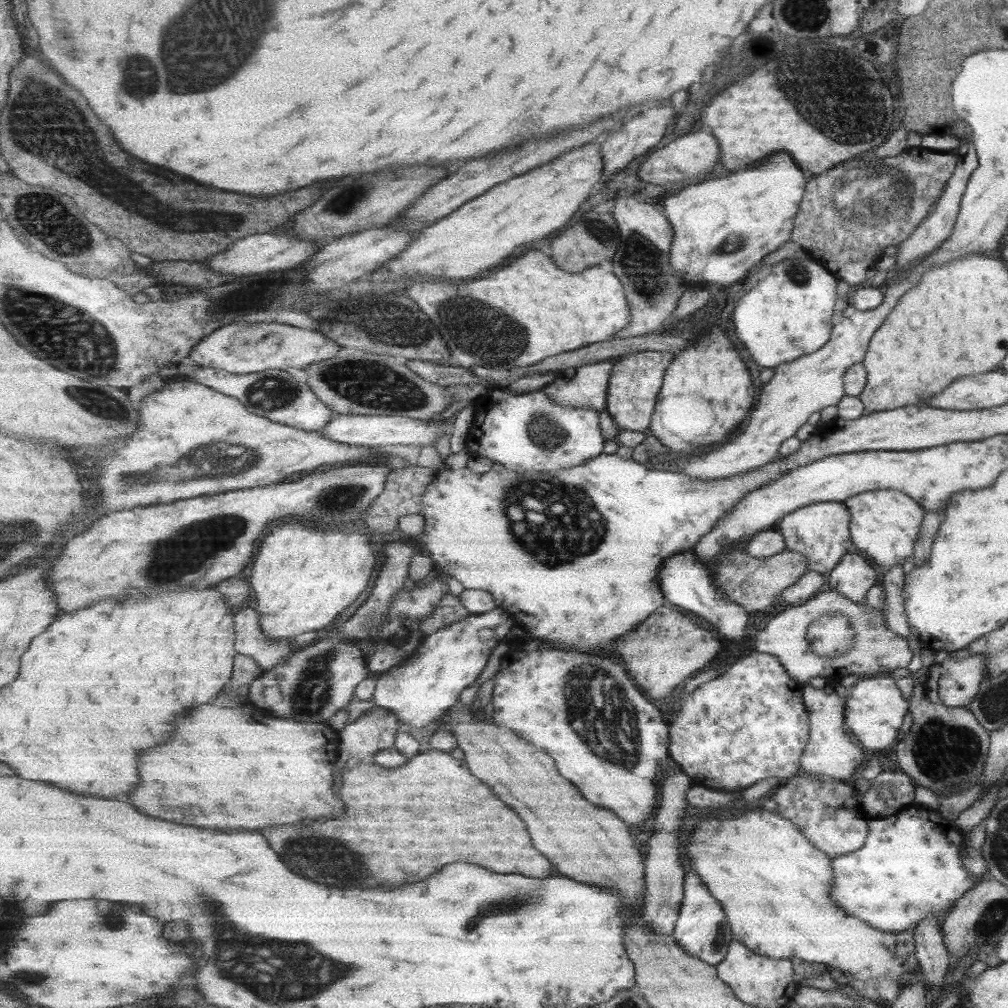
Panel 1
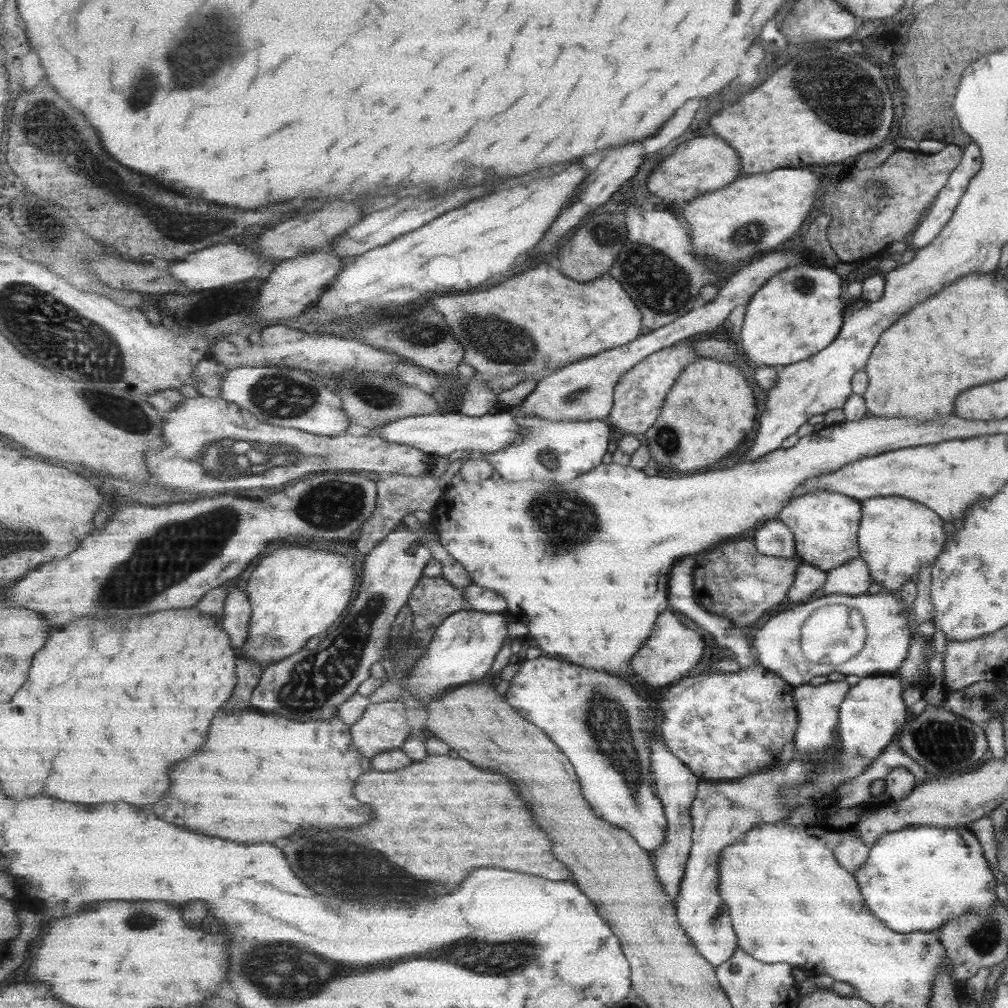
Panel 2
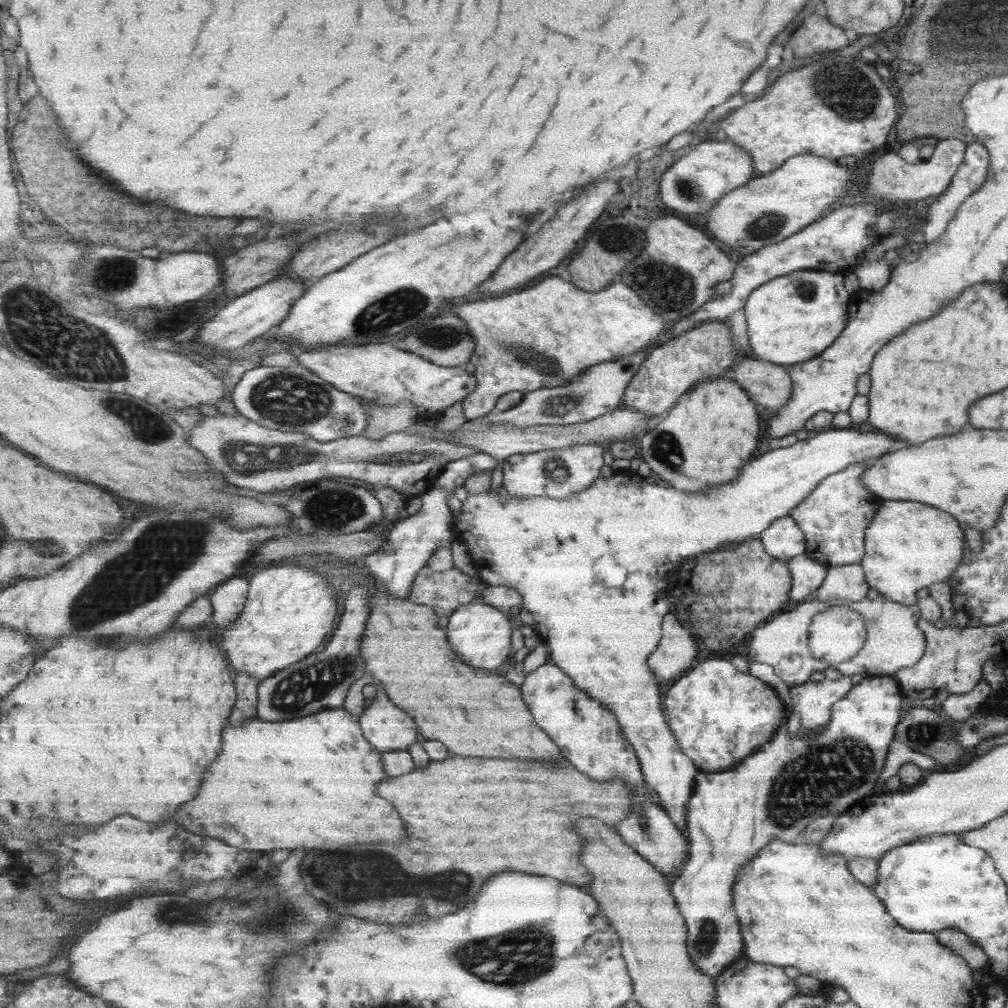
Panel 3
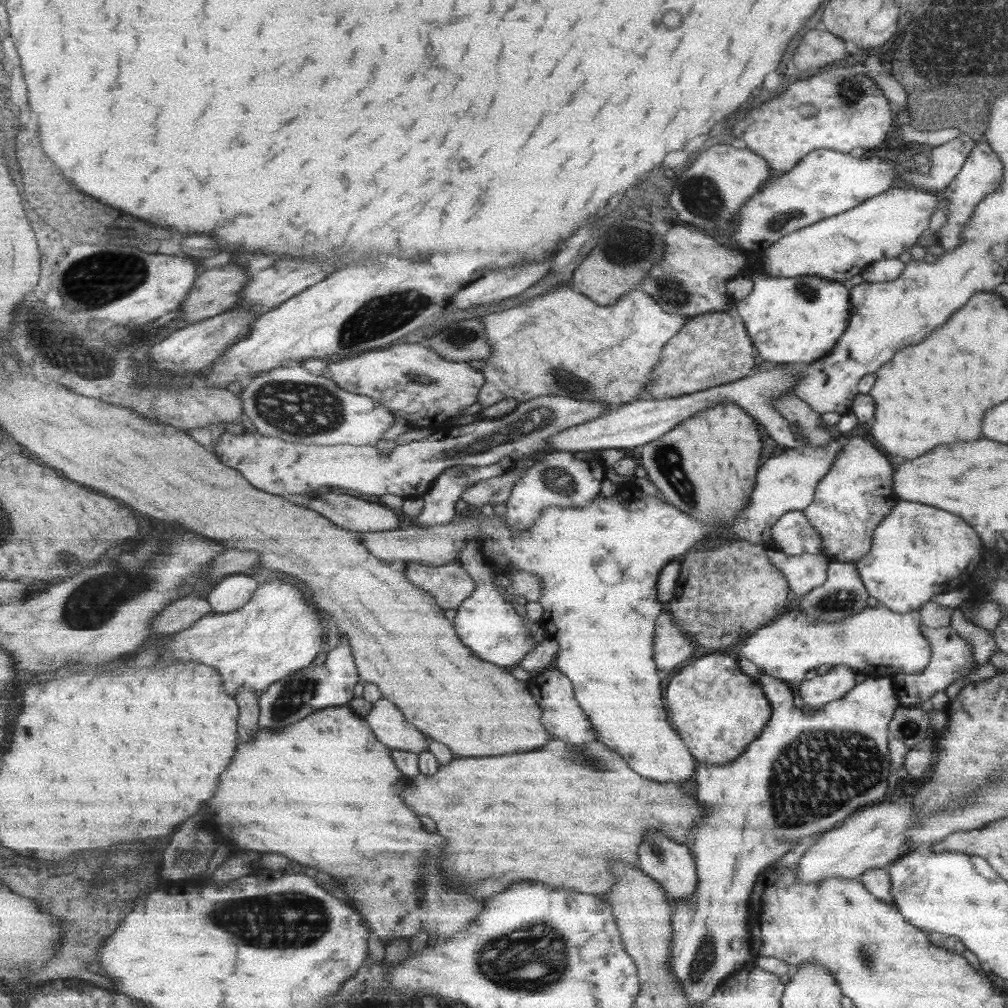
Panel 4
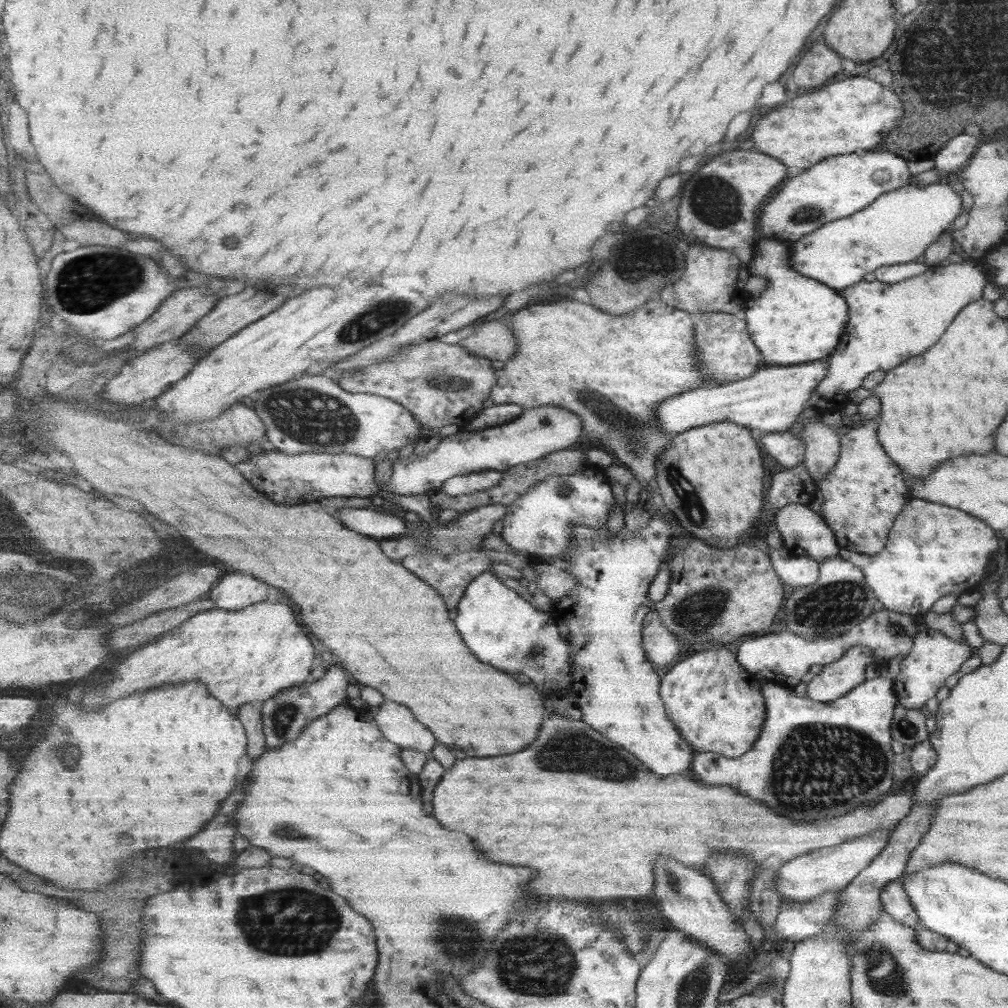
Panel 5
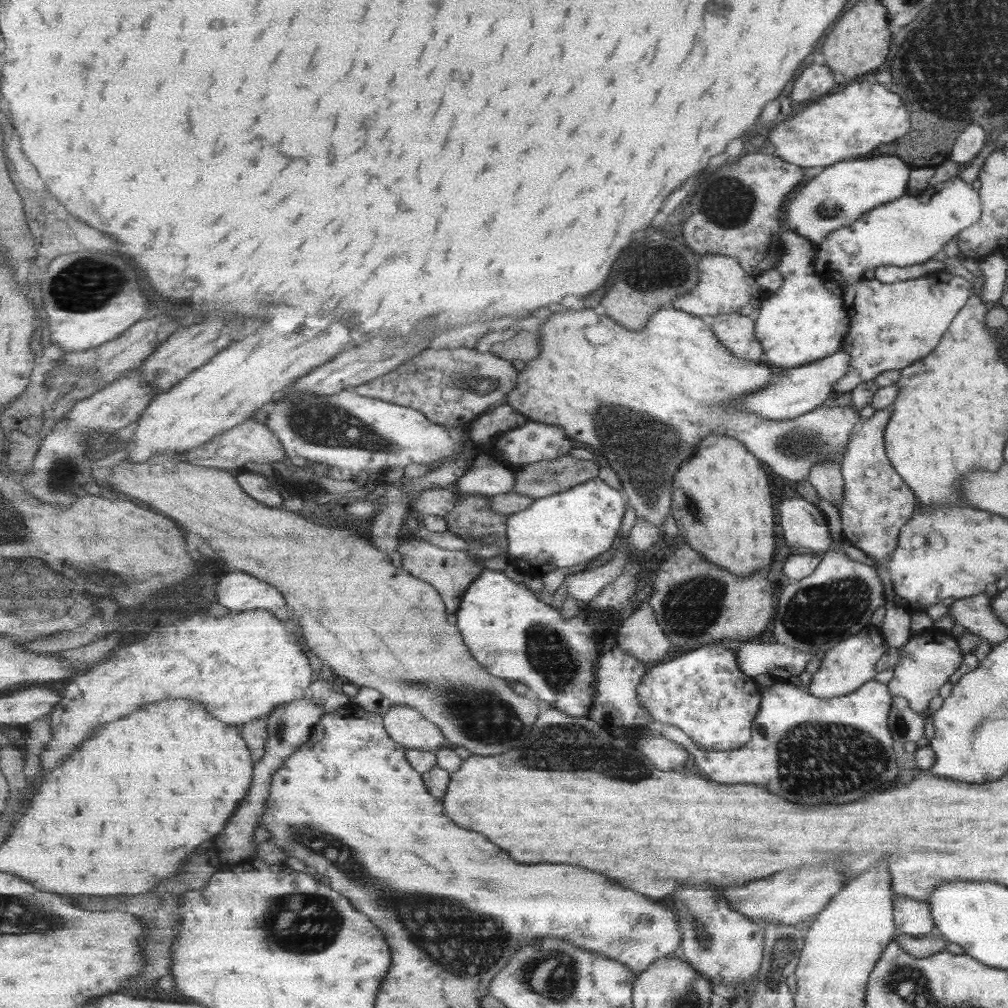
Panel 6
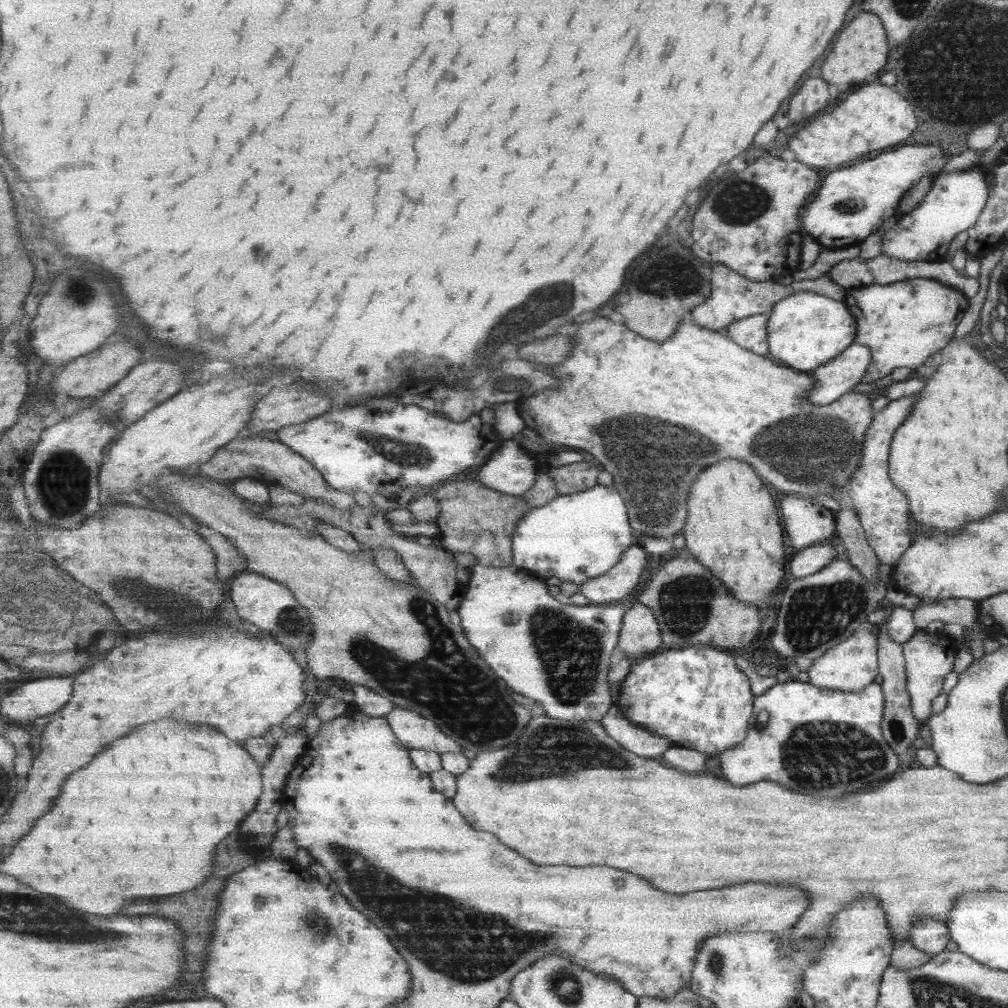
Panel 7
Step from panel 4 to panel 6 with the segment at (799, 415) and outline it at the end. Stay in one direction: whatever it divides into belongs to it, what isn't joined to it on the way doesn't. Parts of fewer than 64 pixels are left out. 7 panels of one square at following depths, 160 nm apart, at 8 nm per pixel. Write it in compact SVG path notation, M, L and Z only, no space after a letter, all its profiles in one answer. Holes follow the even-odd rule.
M822 460L812 464L806 480L813 486L820 498L834 507L842 501L843 479L839 461Z

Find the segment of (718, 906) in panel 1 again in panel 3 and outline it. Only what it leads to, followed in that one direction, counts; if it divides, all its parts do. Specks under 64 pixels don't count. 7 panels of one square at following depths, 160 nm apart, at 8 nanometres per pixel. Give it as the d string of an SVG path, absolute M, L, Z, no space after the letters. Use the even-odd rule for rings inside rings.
M889 675L863 677L847 694L833 703L829 722L811 736L799 732L789 736L785 722L777 728L777 736L763 744L761 752L753 752L735 767L723 772L700 772L696 788L688 804L688 857L679 875L671 879L672 893L688 924L688 949L696 965L709 976L716 978L737 962L744 942L737 921L734 903L734 886L743 863L755 858L772 839L797 842L801 832L813 820L827 815L839 815L857 800L873 794L873 786L883 768L883 762L894 738L899 710L904 708L902 693L896 679Z

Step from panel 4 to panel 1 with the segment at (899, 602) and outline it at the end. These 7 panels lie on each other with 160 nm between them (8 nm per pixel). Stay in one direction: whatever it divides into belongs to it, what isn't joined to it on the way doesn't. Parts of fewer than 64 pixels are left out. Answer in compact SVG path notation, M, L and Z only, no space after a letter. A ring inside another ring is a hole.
M892 489L860 492L844 500L843 504L850 514L850 541L857 548L857 554L871 558L877 568L885 571L896 564L902 565L913 552L925 510L904 492Z

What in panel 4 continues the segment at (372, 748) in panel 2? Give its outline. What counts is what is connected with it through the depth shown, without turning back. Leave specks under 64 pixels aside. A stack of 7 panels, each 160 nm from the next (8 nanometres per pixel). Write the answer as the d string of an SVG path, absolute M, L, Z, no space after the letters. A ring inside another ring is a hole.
M382 697L366 716L376 737L392 750L414 752L418 755L428 750L428 739L416 725L411 724L401 709Z

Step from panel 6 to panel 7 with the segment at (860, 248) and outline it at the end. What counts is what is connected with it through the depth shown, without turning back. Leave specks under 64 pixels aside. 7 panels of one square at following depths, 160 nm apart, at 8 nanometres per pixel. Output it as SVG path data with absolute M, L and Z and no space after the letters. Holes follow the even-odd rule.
M978 165L963 170L955 170L950 173L944 173L942 170L937 173L930 181L931 188L926 192L927 196L923 197L921 204L913 208L909 214L903 214L899 220L888 230L881 230L877 226L870 234L883 232L881 234L881 255L885 255L899 260L912 261L939 261L947 253L947 246L958 232L963 232L977 220L983 205L988 197L988 188L983 181L986 172Z

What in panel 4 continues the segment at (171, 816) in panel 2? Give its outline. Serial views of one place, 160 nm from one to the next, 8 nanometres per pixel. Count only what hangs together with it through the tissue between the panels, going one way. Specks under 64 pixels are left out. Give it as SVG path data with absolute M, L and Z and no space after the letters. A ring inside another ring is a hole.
M348 705L340 707L325 707L325 710L320 710L315 714L309 715L307 720L301 720L299 724L293 724L291 728L285 728L281 732L269 732L269 730L261 730L259 738L253 744L239 744L237 748L237 756L233 758L233 764L227 768L225 776L221 776L221 784L217 790L217 796L213 796L213 800L209 802L209 808L213 810L213 822L219 820L219 834L229 838L233 844L237 844L235 849L237 851L259 851L260 853L277 852L283 854L291 860L297 860L305 866L335 874L335 878L343 884L345 892L355 900L357 904L357 911L359 914L365 916L365 922L371 926L374 932L385 944L389 944L395 938L413 938L415 934L419 934L419 930L429 930L431 934L439 934L439 936L453 936L463 932L475 918L479 912L485 910L485 900L475 900L467 894L457 894L453 890L447 888L447 882L441 874L439 868L439 858L443 856L443 850L447 848L447 840L431 834L423 828L421 820L415 816L415 812L403 802L401 792L409 786L409 778L397 768L392 754L392 748L383 744L377 737L376 733L372 731L371 725L368 723L366 717L357 715L353 709ZM425 884L427 894L421 898L419 894L413 896L413 892L417 892L417 886Z

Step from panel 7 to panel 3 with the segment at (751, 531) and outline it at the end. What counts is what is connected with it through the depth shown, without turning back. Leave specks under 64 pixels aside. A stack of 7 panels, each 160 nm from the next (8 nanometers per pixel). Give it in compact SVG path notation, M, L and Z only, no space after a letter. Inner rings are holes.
M729 376L711 377L686 392L659 424L645 433L640 440L640 452L652 473L673 484L677 490L697 494L737 478L757 444L757 432L757 412L748 393Z

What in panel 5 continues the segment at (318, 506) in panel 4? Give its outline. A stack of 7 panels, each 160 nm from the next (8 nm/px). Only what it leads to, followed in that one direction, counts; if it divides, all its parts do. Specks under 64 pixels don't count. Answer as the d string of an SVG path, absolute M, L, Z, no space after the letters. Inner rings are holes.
M343 507L337 509L337 512L343 524L376 540L397 537L403 532L407 533L407 524L401 513L384 512L374 507Z

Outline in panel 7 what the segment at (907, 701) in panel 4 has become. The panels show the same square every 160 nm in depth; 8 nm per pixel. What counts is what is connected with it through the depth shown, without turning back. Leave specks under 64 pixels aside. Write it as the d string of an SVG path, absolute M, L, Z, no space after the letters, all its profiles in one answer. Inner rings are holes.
M913 634L909 640L900 644L904 658L904 671L906 674L906 691L910 698L910 711L913 718L924 723L931 715L931 700L941 692L941 683L945 674L952 671L952 660L956 652L956 644L951 650L951 654L941 646L927 642L925 638L919 638Z

